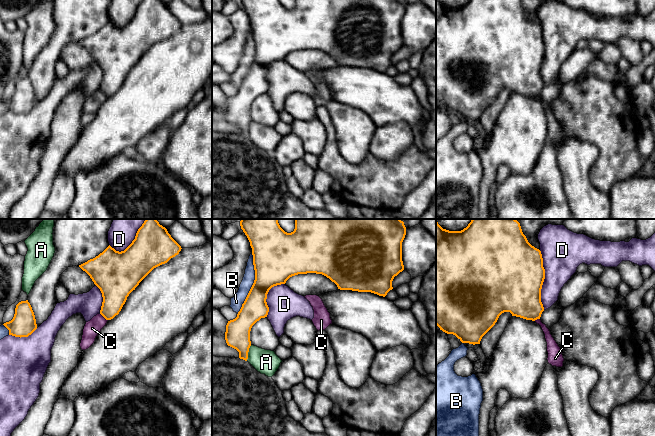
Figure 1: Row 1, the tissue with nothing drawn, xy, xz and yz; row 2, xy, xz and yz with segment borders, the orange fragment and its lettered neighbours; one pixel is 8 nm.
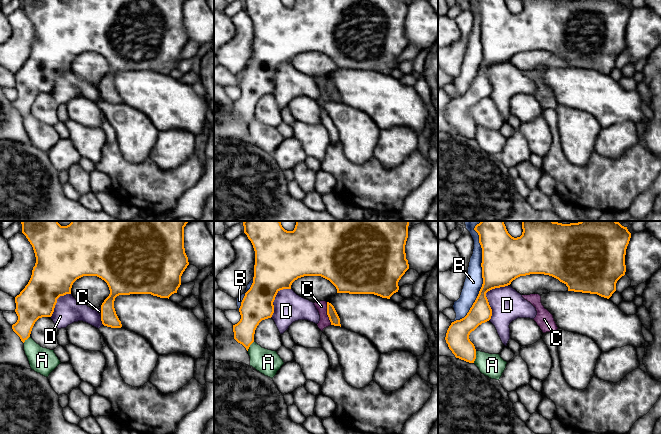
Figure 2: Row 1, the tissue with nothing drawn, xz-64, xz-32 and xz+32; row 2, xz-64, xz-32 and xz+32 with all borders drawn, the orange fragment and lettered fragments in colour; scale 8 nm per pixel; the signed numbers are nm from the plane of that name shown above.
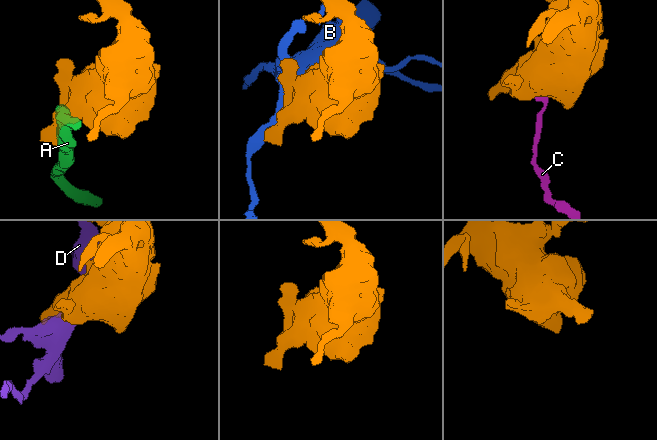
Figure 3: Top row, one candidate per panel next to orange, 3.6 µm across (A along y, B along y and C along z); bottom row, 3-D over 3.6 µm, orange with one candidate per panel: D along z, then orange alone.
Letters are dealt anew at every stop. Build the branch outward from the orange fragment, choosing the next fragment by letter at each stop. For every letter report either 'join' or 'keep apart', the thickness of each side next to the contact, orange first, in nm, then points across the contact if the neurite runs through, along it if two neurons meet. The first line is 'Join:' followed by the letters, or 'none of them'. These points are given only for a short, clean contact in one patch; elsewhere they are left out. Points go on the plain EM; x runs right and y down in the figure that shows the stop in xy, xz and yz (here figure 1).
Join: none of them
A: keep apart | 200/190 nm | along xz (251, 121), (246, 136)
B: keep apart | 340/100 nm
C: keep apart | 240/130 nm | along xy (100, 89), (107, 96)
D: keep apart | 500/300 nm

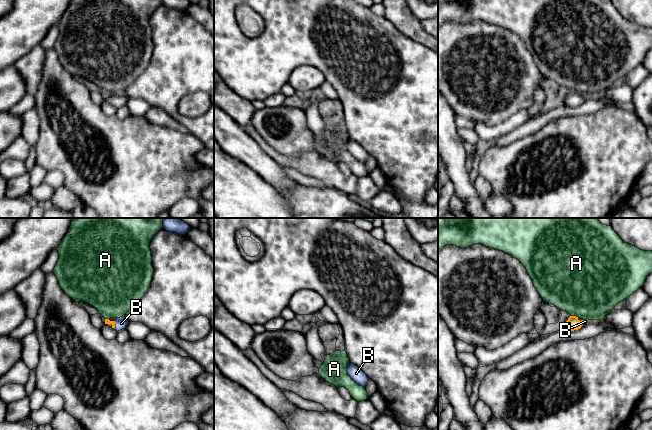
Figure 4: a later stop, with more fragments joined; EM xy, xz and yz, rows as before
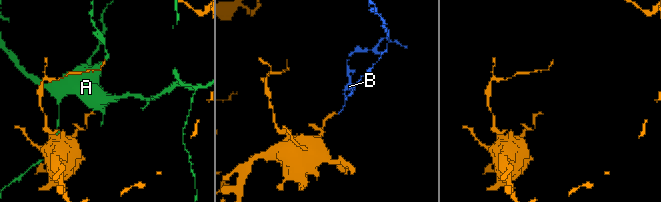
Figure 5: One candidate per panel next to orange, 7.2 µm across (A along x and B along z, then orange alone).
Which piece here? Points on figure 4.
Join: B
A: keep apart | 100/500 nm
B: join | 50/90 nm | across xy (107, 97), (114, 99), (121, 99)

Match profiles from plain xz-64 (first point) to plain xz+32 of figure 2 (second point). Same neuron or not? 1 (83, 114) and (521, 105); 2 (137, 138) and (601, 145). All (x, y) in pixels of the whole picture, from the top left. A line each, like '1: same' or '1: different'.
1: same
2: different

